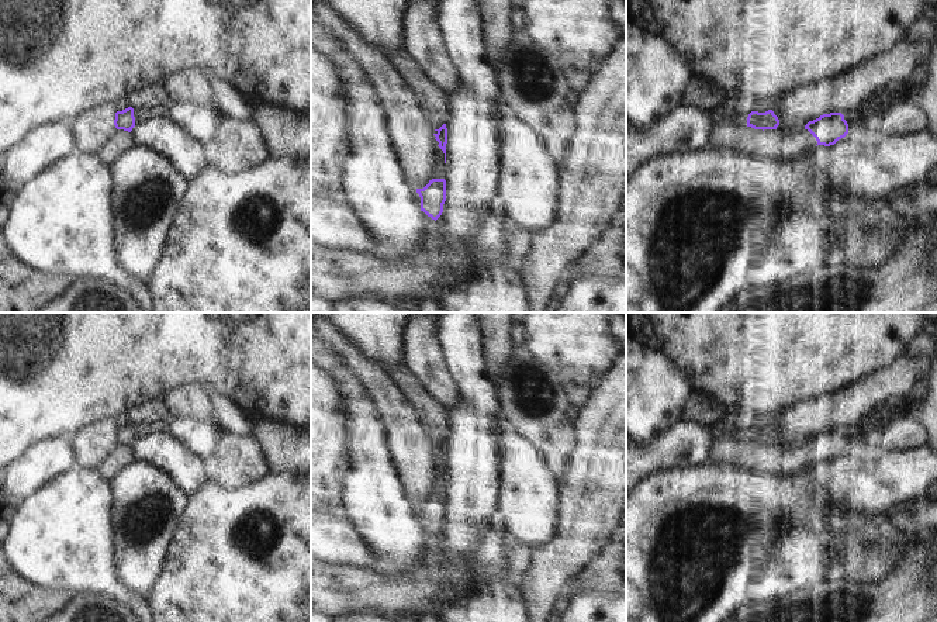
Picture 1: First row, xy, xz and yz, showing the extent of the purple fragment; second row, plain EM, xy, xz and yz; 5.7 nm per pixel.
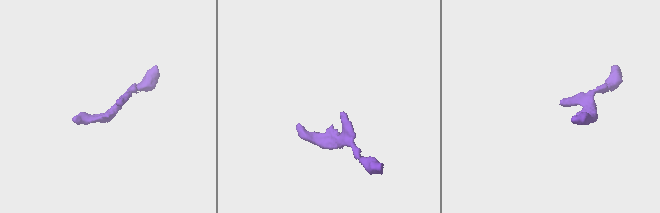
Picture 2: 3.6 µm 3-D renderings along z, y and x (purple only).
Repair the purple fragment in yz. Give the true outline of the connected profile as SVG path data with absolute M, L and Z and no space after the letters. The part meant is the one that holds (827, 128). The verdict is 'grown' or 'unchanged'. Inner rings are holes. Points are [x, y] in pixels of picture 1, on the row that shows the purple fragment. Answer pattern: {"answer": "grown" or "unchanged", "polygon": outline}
{"answer": "unchanged", "polygon": "M841 113L823 114L805 125L817 145L830 146L848 134L848 124Z"}

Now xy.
{"answer": "unchanged", "polygon": "M128 107L122 111L117 111L114 125L117 129L124 129L131 132L132 128L135 127L134 108Z"}

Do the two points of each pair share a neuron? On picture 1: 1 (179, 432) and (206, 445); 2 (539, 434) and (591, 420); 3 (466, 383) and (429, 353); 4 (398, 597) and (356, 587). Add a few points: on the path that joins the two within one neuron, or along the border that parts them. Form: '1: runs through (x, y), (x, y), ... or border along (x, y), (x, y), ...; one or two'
1: runs through (186, 432), (199, 438); one
2: border along (573, 424), (574, 448), (567, 458); two
3: border along (435, 338), (460, 400); two
4: runs through (389, 593), (366, 590); one

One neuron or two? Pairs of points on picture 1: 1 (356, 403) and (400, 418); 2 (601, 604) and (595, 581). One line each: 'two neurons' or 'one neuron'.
1: two neurons
2: two neurons

